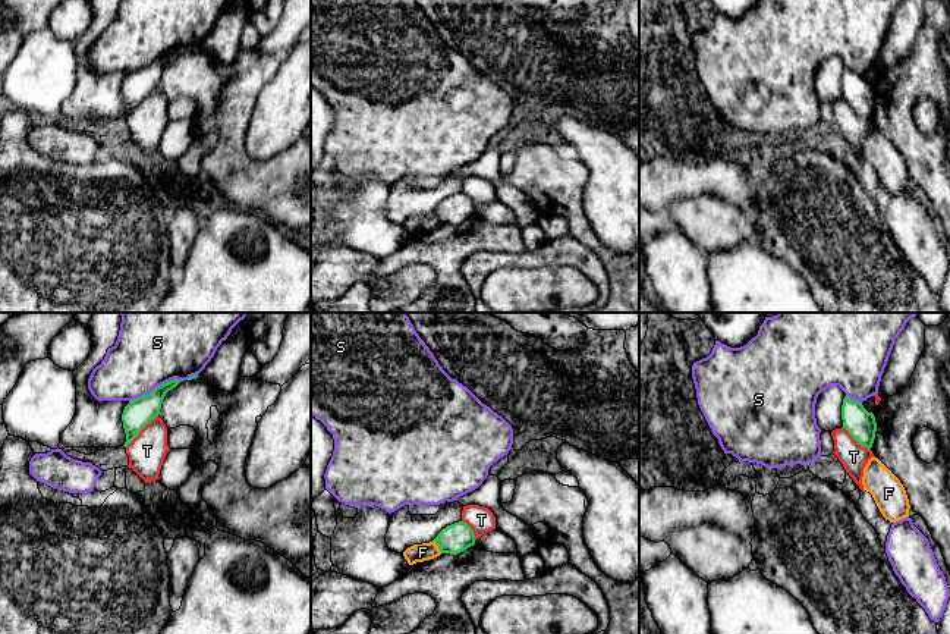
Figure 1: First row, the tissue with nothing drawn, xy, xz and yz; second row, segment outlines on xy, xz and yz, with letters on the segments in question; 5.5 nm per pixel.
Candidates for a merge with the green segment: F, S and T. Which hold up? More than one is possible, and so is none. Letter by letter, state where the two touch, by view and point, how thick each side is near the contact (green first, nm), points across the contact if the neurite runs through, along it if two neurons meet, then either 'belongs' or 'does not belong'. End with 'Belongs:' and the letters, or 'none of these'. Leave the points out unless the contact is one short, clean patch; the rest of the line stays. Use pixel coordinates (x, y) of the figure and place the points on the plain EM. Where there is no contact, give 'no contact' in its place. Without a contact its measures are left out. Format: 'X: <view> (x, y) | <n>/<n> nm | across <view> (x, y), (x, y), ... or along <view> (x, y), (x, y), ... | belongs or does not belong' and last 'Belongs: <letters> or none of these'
F: xz (437, 216) | 160/100 nm | along xz (433, 212), (442, 223) | does not belong
S: xy (156, 59) | 160/340 nm | does not belong
T: xy (141, 100) | 160/200 nm | does not belong
Belongs: none of these

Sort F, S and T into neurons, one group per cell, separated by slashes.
F / S / T

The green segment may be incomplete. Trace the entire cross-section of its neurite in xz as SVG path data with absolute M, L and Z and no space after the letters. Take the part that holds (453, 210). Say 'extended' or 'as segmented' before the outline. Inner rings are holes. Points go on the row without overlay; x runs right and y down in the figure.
as segmented; M454 194L443 200L434 210L441 225L457 226L475 216L472 200L463 194Z

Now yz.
as segmented; M846 66L842 76L842 91L843 98L861 117L872 119L877 94L874 85L868 84L862 73L853 72Z

